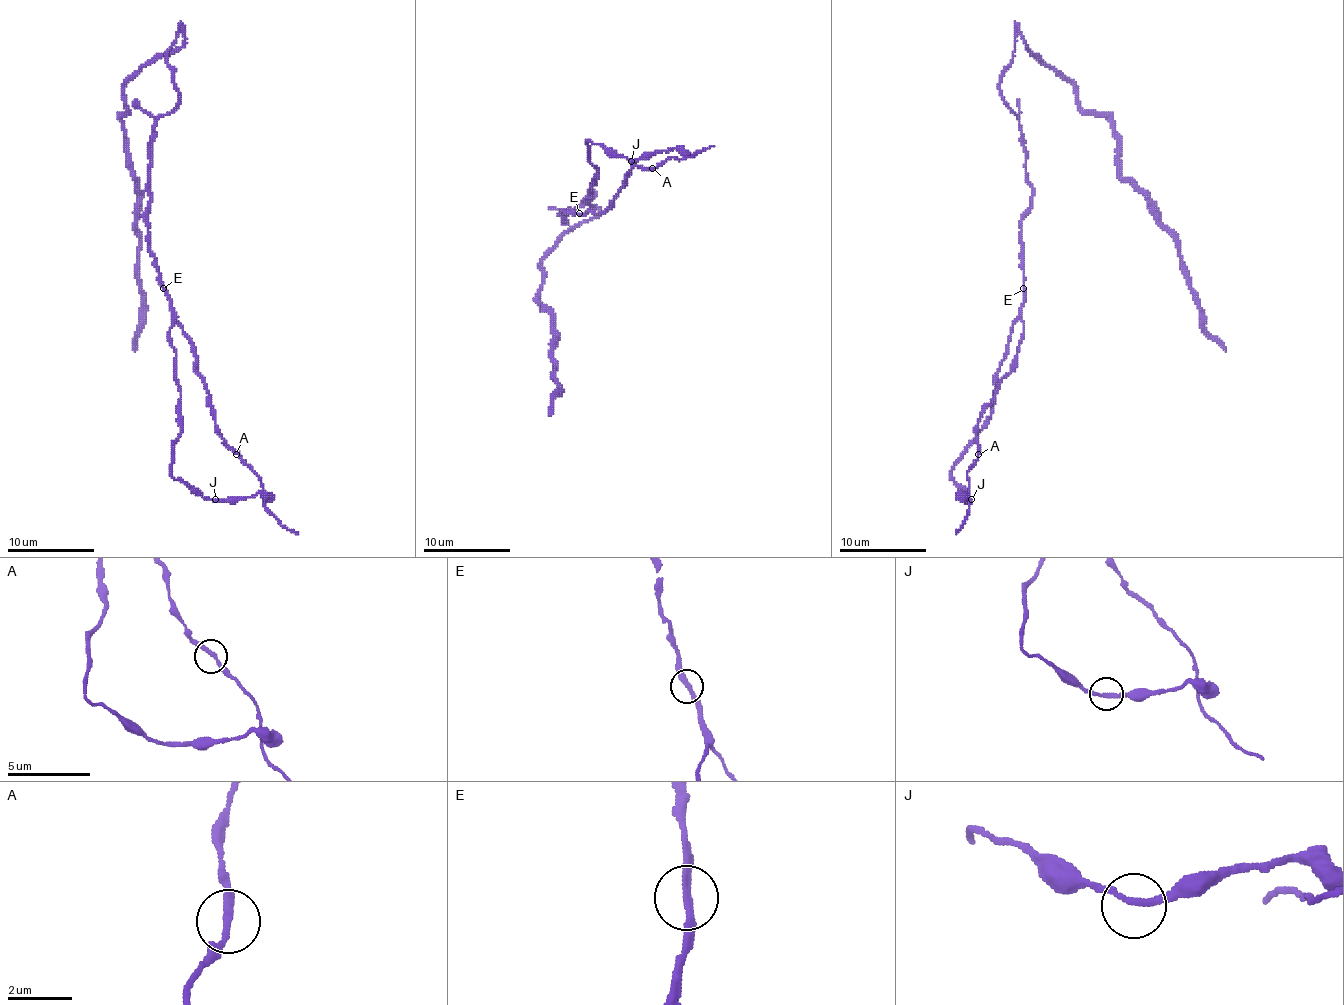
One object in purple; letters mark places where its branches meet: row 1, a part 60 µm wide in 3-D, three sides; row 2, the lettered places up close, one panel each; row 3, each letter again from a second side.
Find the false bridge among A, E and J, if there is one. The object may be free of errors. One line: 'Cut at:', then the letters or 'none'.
Cut at: none

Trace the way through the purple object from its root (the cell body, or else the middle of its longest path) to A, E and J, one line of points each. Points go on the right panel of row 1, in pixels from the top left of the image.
A: (1012, 110), (1032, 188), (1032, 208), (1021, 221), (1023, 338), (1015, 367), (978, 423), (978, 454)
E: (1012, 110), (1021, 127), (1026, 182), (1032, 188), (1032, 208), (1021, 221), (1023, 288)
J: (1012, 110), (1032, 188), (1032, 208), (1021, 221), (1023, 306), (997, 373), (989, 423), (952, 471), (971, 499)

